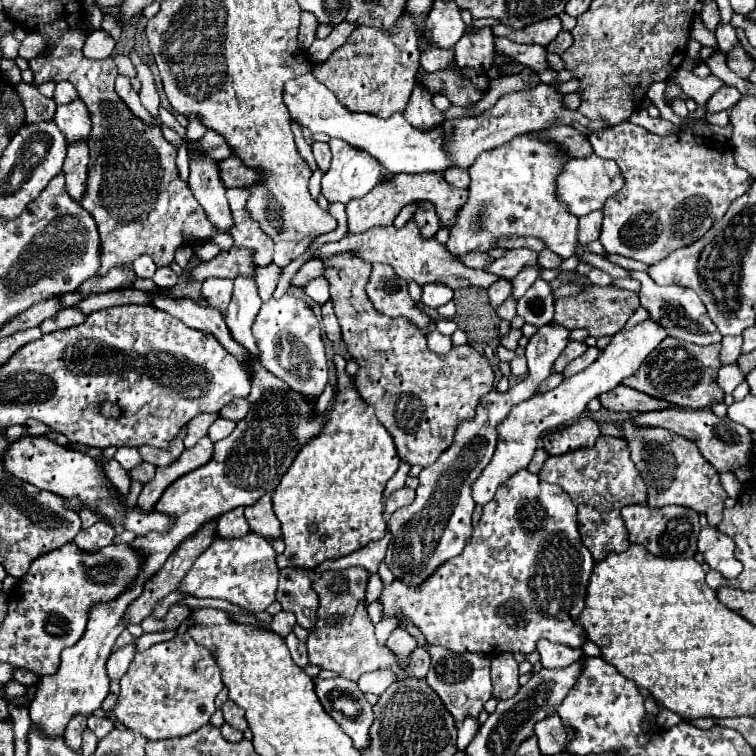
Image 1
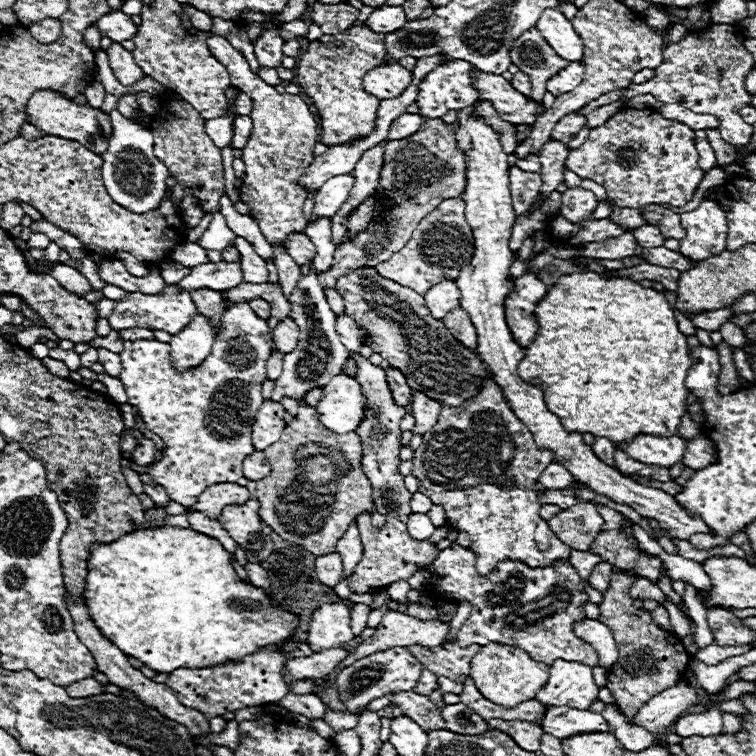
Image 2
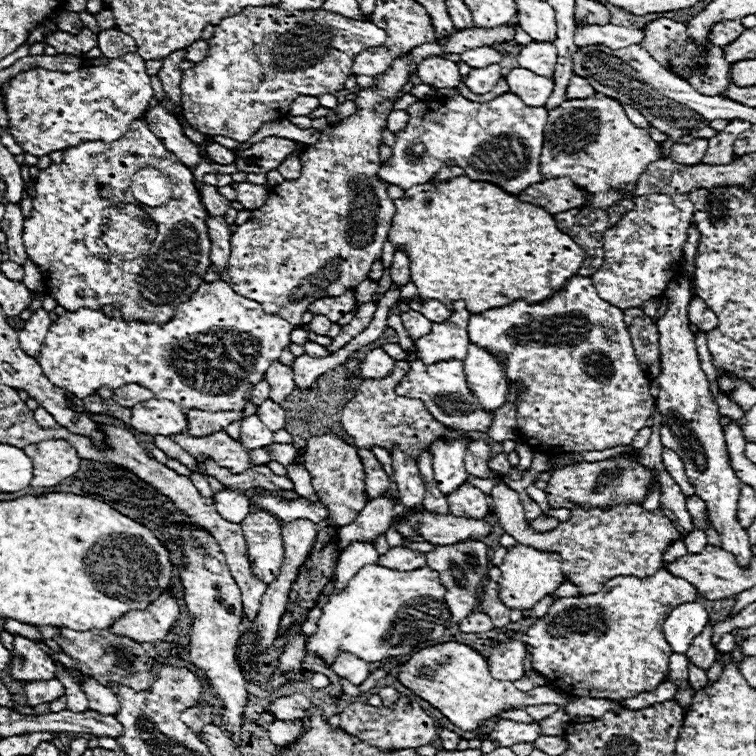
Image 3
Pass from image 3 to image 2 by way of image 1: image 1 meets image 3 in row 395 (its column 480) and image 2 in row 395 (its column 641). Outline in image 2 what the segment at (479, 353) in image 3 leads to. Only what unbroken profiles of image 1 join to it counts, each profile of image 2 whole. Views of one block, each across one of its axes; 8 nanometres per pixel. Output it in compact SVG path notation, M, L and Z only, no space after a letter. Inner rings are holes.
M338 374L326 384L316 408L318 420L332 432L354 432L364 418L366 396L354 378Z

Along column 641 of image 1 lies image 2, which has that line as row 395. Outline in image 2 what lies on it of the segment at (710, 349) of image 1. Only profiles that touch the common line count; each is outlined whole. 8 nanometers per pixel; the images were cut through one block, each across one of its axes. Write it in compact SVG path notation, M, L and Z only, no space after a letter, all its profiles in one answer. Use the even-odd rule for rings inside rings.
M360 354L352 356L358 362L358 374L354 376L362 388L366 388L366 398L368 398L368 410L362 420L362 424L356 428L360 440L362 440L362 470L366 472L372 488L374 488L374 504L376 510L386 516L384 526L372 526L370 516L360 516L356 526L360 530L362 538L362 560L354 568L352 576L348 578L348 586L354 594L364 594L370 592L370 588L386 588L386 584L398 582L398 580L408 580L418 566L430 564L436 558L436 546L430 544L428 540L414 540L408 530L406 522L408 516L412 514L410 510L410 498L412 494L404 486L404 476L398 472L400 466L400 420L406 414L402 406L396 406L386 382L386 372L380 366L370 364L370 360L362 358Z

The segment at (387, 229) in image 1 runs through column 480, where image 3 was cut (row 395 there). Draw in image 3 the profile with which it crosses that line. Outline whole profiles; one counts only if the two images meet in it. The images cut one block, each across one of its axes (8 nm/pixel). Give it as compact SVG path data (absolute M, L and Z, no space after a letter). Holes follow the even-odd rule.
M274 362L268 372L266 372L266 380L270 384L270 398L278 404L282 404L286 400L286 396L296 388L294 386L294 374L292 374L292 366L286 366L282 362Z

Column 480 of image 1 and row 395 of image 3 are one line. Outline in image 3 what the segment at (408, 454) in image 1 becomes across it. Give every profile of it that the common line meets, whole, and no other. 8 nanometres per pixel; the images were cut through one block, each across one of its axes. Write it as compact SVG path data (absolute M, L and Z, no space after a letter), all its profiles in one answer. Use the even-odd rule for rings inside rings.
M398 360L394 366L394 372L384 380L368 378L364 380L358 390L354 392L354 398L344 406L342 410L342 426L348 432L348 436L354 440L352 444L358 448L372 448L382 446L386 450L392 448L392 444L398 444L402 452L406 452L410 458L418 460L420 450L428 450L430 444L440 436L456 436L454 432L448 432L444 424L434 420L430 412L422 406L416 398L404 398L394 394L394 386L400 382L400 378L410 370L408 362Z

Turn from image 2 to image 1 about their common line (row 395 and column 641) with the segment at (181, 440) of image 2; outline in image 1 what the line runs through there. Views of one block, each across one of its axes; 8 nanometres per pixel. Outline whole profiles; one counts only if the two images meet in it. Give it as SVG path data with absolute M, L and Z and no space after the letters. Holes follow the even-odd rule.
M622 122L612 128L592 132L590 142L594 154L618 162L618 166L622 168L622 176L626 180L624 188L614 198L608 198L606 206L602 208L604 224L600 232L600 242L606 252L634 258L646 264L660 262L662 258L670 256L674 250L694 244L700 236L704 236L710 230L710 226L718 218L724 216L730 202L742 196L744 192L748 192L752 184L748 172L734 164L732 150L728 146L716 144L710 138L690 136L686 132L658 136L632 122Z

